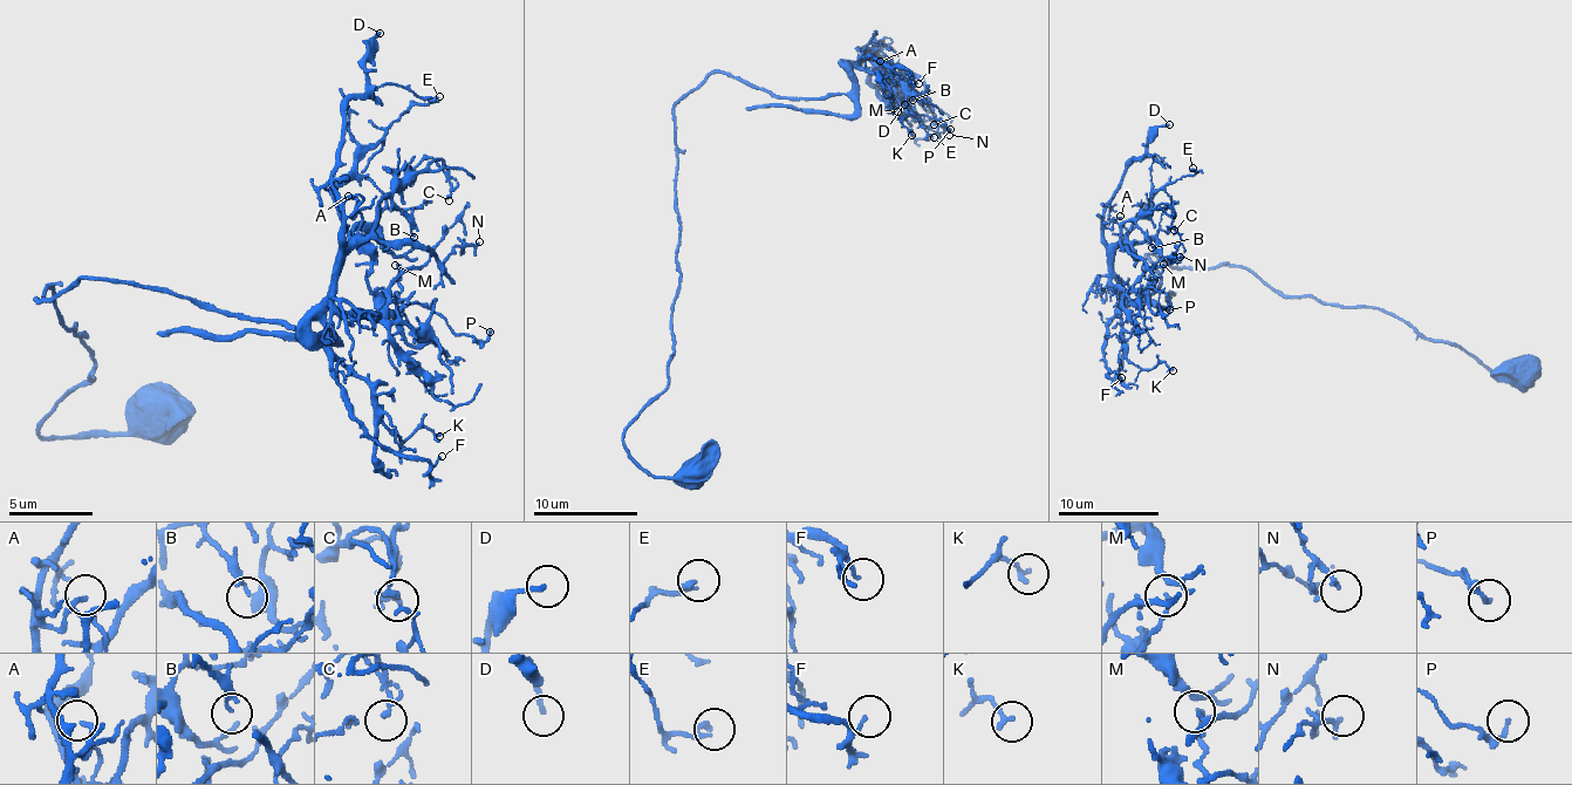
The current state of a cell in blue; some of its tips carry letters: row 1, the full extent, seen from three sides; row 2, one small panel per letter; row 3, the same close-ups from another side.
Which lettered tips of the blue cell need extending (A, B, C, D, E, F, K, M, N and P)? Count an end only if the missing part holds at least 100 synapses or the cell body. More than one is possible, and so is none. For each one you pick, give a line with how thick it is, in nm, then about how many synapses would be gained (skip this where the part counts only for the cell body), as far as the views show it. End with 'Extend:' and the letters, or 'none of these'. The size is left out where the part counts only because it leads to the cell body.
Extend: none of these

